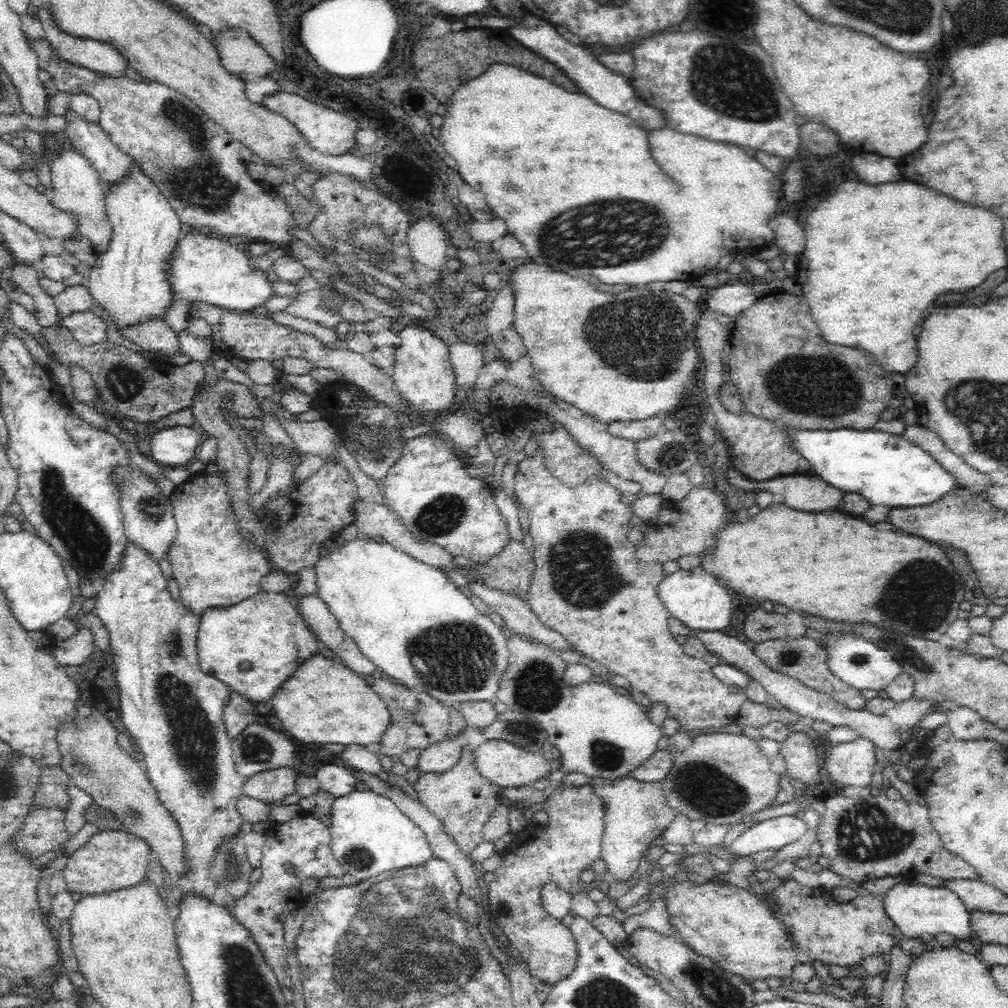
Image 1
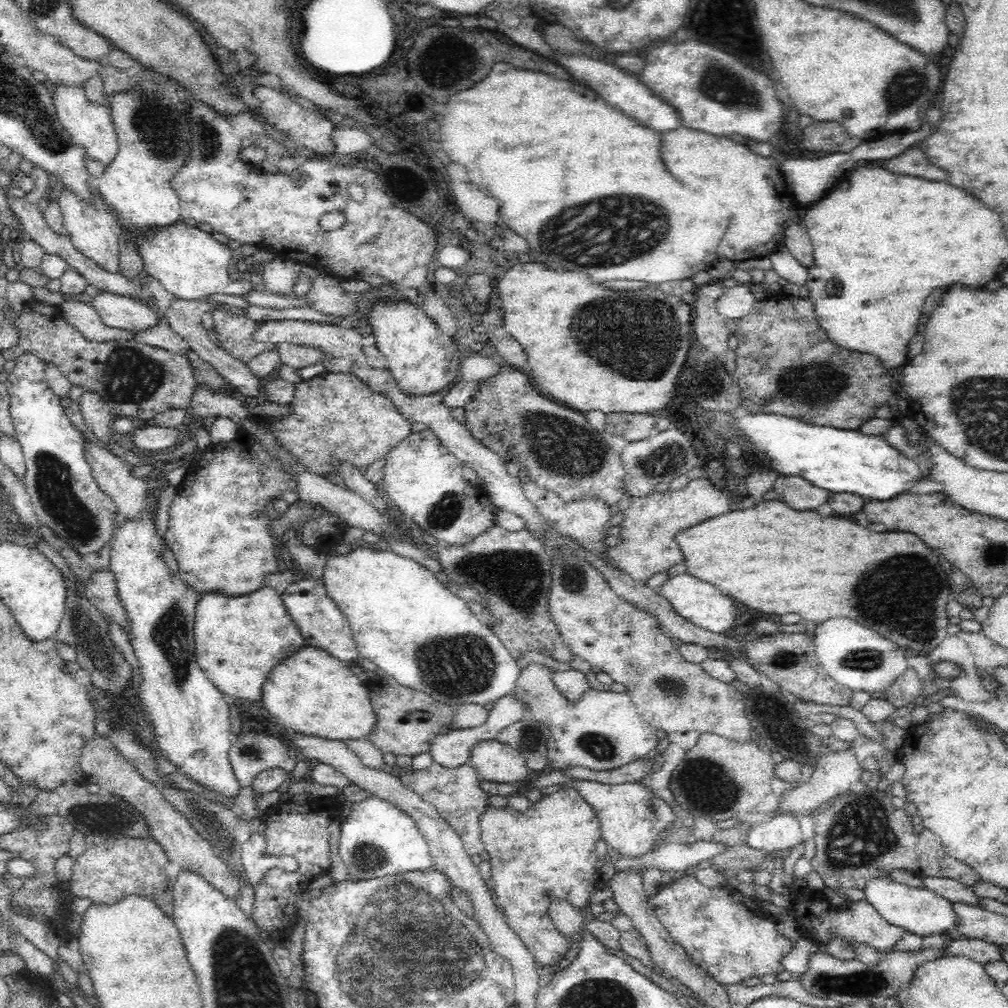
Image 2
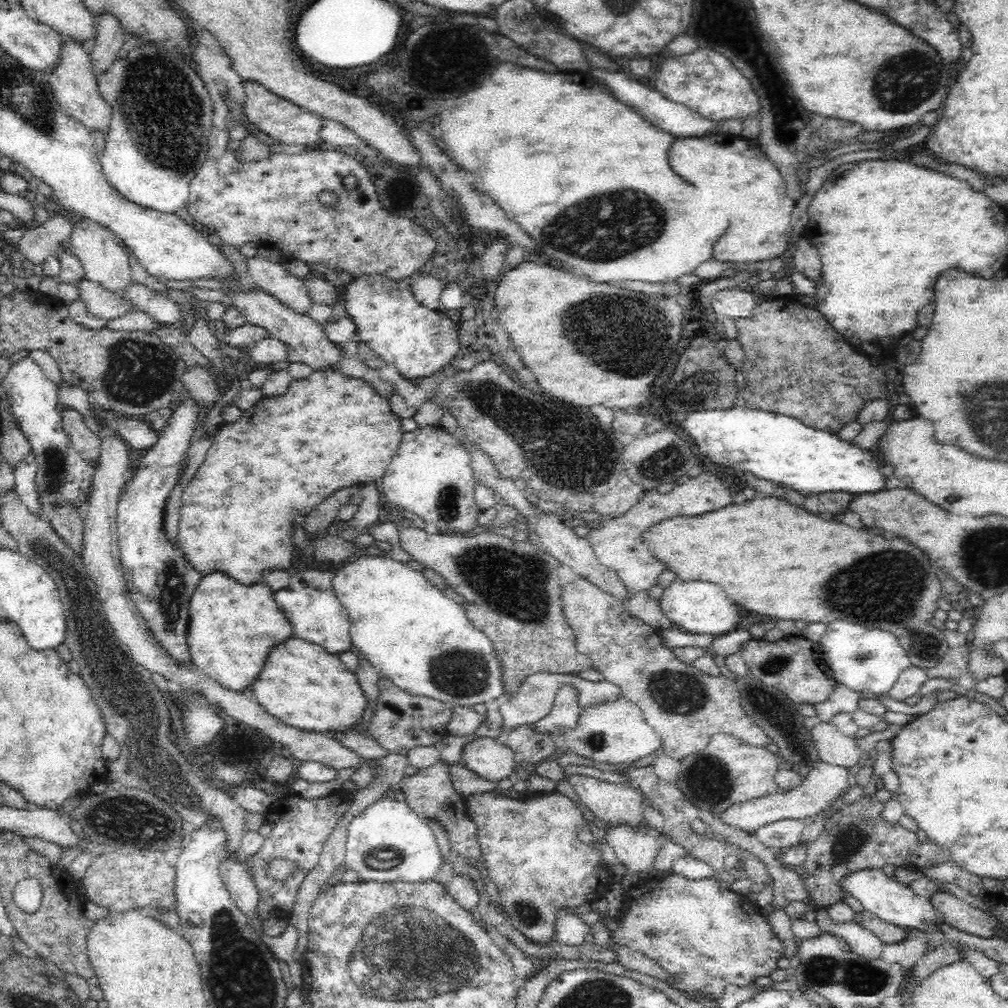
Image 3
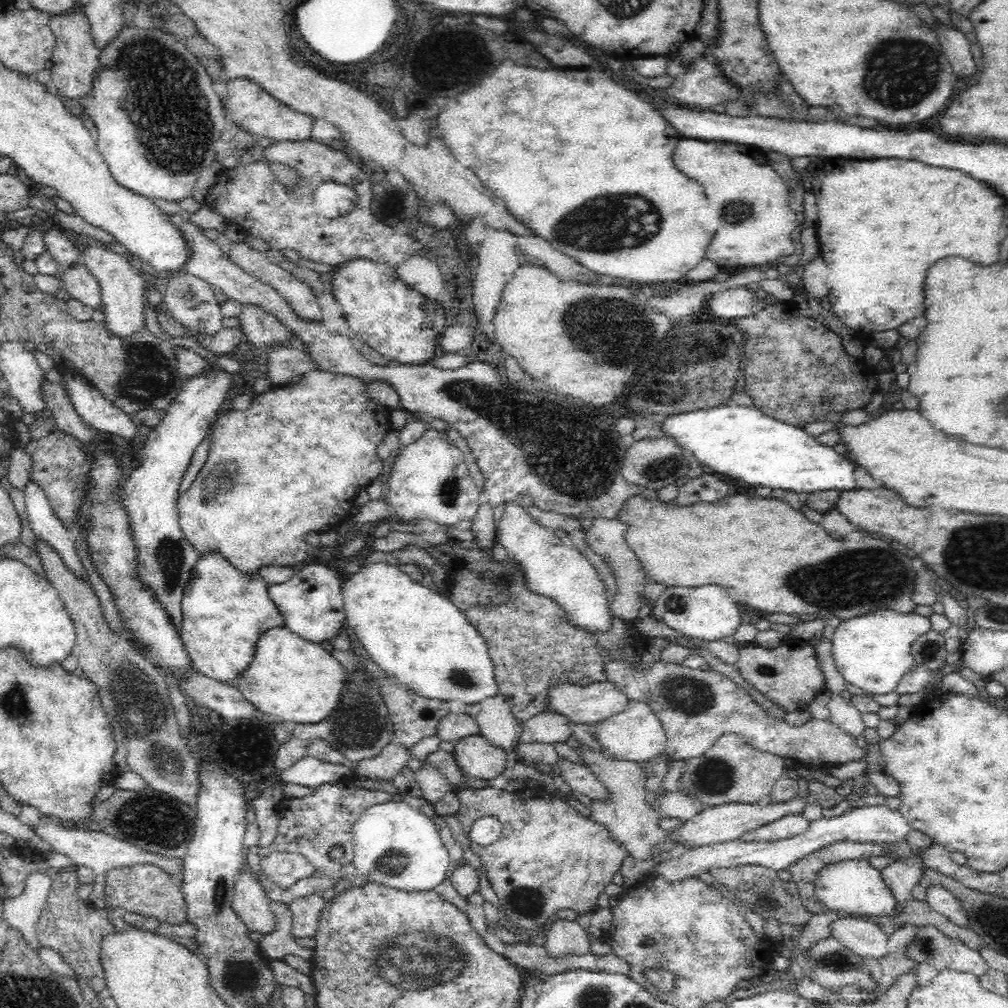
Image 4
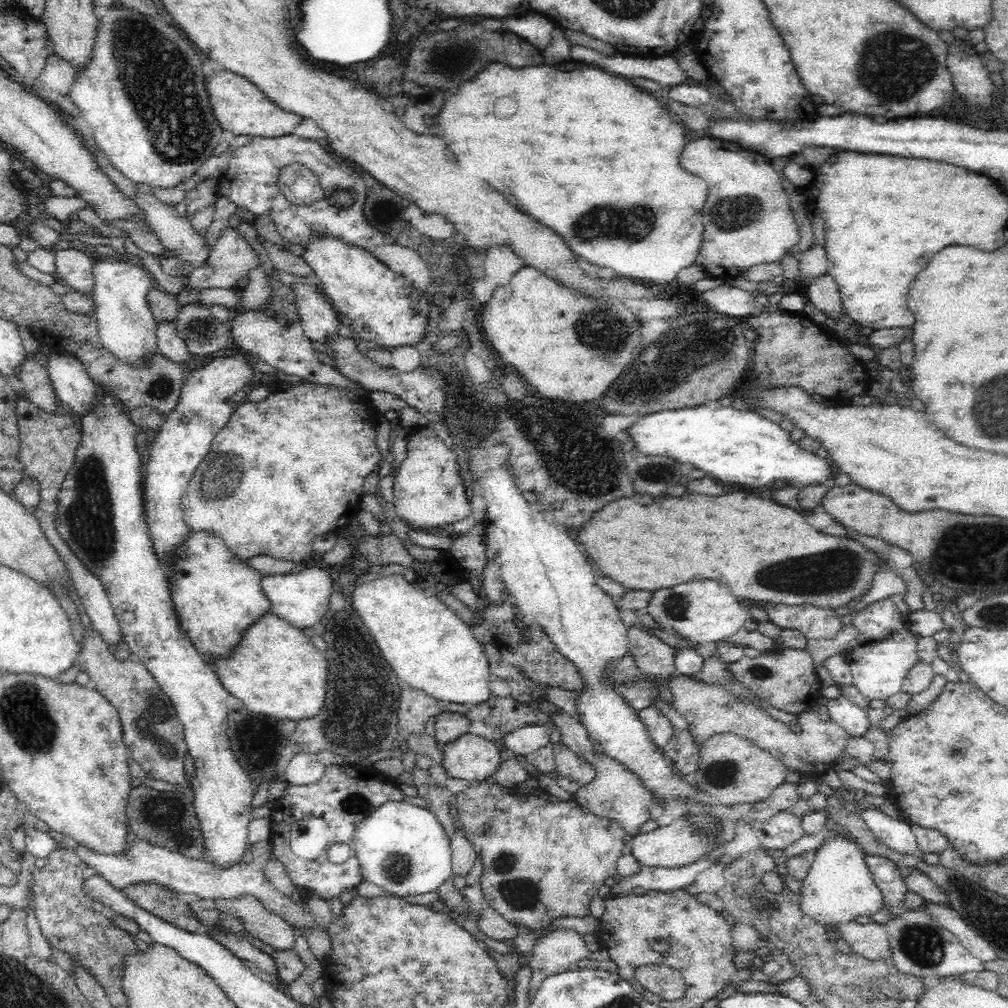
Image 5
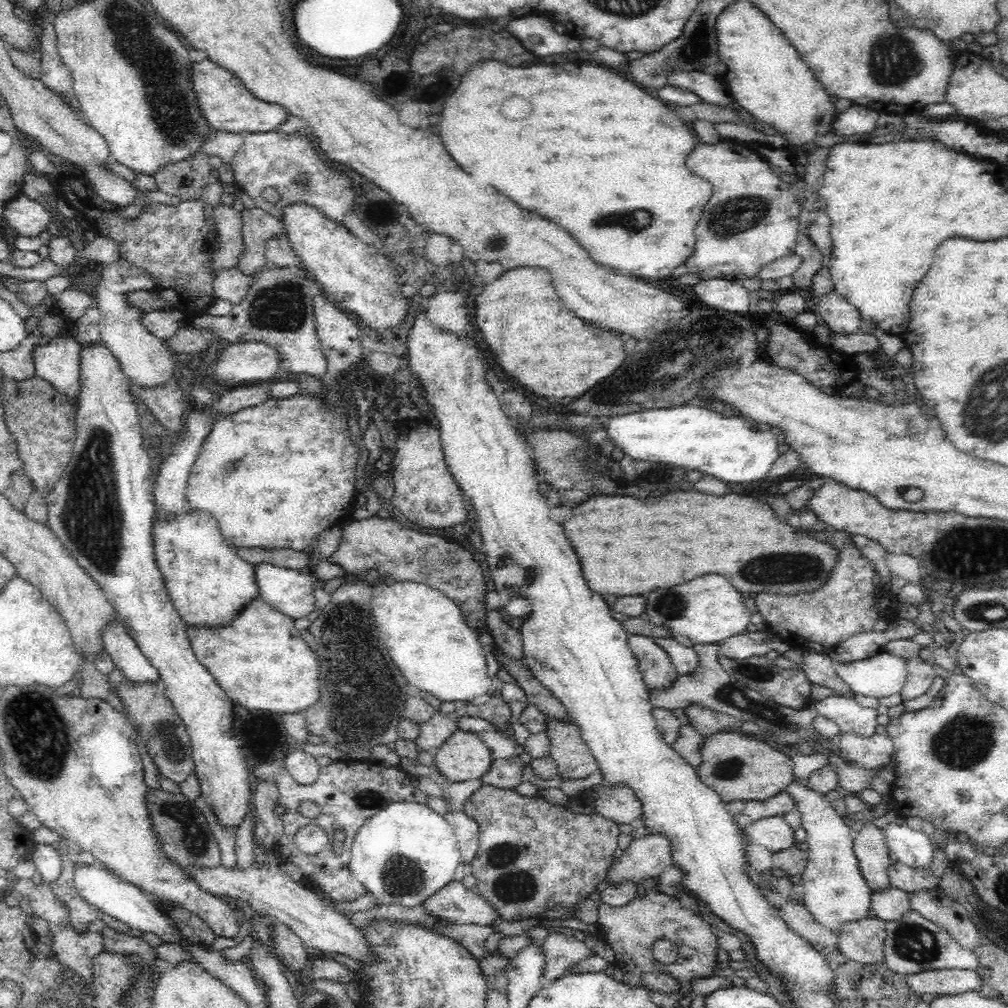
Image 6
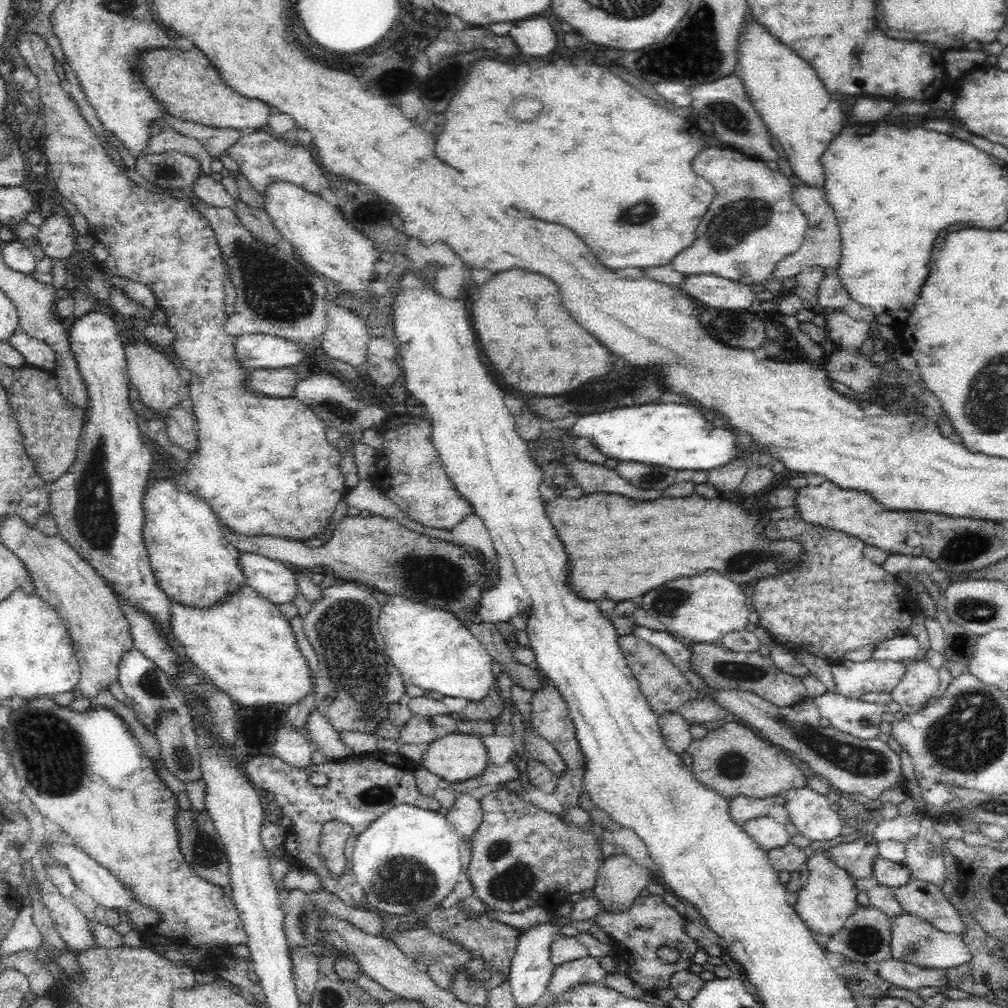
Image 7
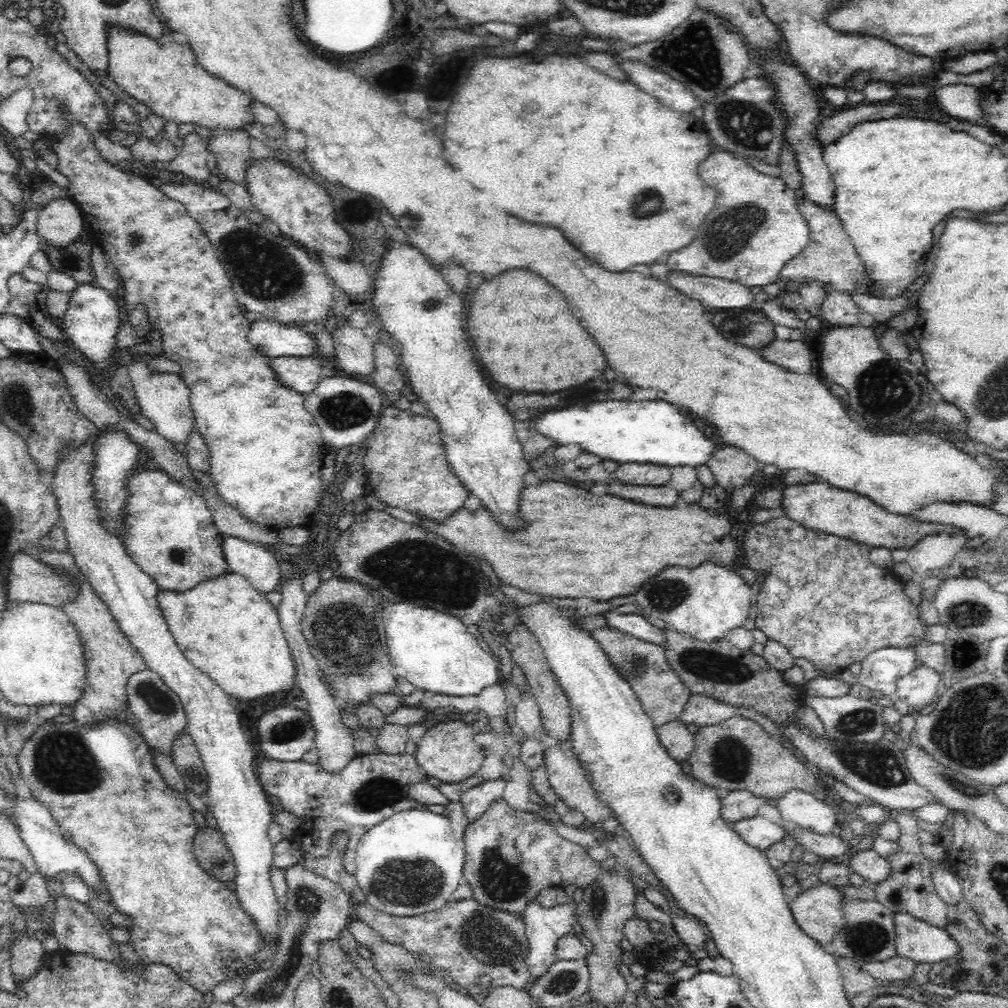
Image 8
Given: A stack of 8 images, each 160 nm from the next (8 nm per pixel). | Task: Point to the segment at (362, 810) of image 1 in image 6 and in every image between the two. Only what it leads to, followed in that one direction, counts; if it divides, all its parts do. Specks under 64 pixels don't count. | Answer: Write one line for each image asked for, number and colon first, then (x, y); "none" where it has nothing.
2: (378, 839)
3: (387, 842)
4: (394, 845)
5: (402, 848)
6: (404, 854)

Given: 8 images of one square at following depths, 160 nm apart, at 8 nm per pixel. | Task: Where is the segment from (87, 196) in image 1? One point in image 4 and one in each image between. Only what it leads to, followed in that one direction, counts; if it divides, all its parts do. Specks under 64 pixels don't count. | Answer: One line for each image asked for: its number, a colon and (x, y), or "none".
2: (94, 233)
3: (105, 262)
4: (122, 293)

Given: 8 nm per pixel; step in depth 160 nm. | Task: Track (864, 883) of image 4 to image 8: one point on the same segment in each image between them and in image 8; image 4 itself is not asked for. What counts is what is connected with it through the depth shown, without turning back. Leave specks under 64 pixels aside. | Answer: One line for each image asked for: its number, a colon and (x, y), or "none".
5: (839, 887)
6: (834, 892)
7: (824, 904)
8: (817, 912)

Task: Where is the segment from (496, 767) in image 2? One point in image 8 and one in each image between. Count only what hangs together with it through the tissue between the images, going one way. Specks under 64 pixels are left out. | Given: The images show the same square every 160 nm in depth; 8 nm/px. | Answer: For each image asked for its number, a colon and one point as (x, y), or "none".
3: (485, 756)
4: (477, 758)
5: (472, 758)
6: (463, 756)
7: (455, 757)
8: (447, 751)

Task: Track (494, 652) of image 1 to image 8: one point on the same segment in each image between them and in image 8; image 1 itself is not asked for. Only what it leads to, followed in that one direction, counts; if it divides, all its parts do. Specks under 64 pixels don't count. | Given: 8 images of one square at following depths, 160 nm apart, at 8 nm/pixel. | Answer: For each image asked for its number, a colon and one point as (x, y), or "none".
2: (405, 624)
3: (406, 628)
4: (426, 642)
5: (430, 648)
6: (429, 642)
7: (428, 645)
8: (434, 651)

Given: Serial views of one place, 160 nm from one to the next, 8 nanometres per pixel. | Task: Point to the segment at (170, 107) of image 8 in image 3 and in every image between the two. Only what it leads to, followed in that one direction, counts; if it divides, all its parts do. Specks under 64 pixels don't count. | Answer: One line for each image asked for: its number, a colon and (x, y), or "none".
3: (283, 121)
4: (247, 104)
5: (238, 106)
6: (226, 104)
7: (192, 90)

